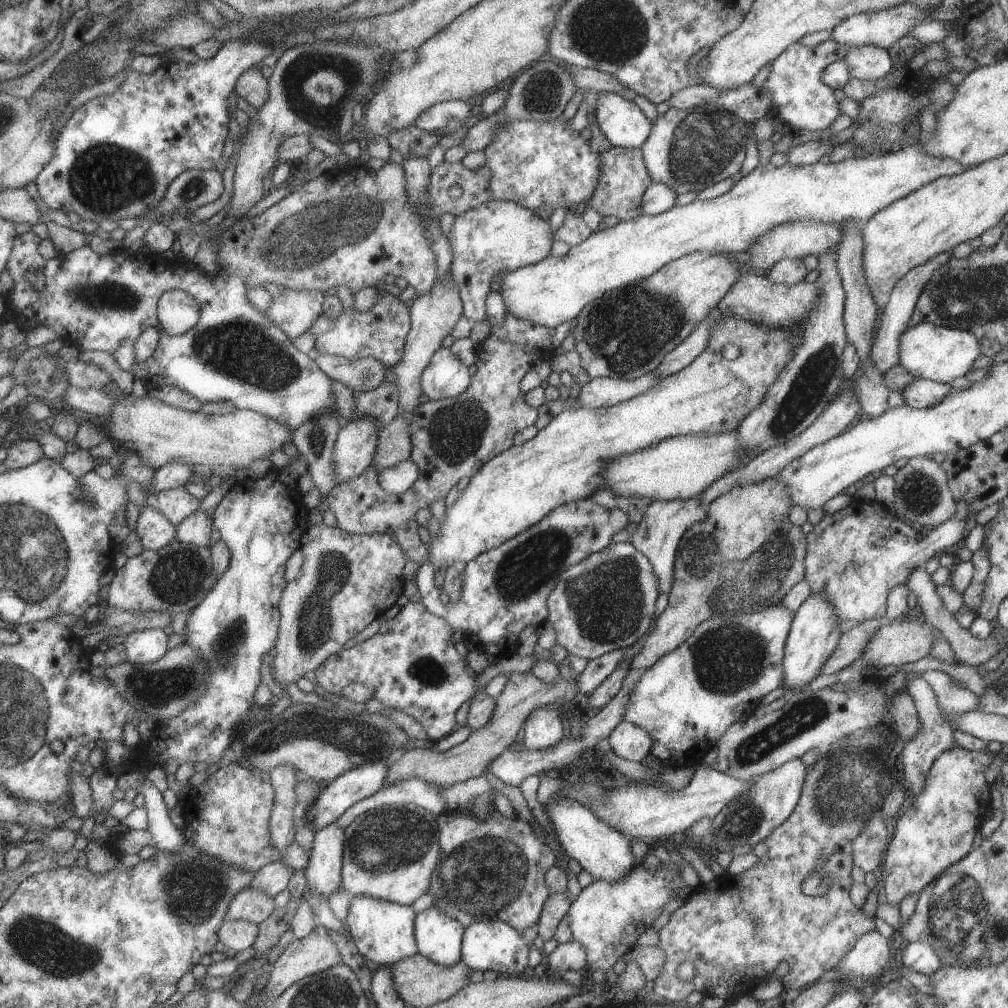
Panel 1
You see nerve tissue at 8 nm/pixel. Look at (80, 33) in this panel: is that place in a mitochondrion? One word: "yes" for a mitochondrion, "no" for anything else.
no

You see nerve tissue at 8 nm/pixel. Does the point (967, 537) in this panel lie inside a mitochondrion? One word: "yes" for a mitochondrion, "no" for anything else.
no

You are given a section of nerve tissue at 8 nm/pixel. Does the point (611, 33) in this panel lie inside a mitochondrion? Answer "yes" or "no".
yes

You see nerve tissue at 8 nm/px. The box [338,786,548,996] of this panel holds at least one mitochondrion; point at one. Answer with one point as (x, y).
(485, 880)

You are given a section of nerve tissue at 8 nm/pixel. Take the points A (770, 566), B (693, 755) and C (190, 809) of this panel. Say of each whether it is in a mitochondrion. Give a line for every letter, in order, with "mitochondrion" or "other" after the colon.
A: mitochondrion
B: other
C: other

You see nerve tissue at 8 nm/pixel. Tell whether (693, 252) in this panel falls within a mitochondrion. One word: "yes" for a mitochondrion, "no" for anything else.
no

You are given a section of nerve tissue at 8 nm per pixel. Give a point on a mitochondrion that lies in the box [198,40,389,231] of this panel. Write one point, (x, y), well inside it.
(299, 73)

